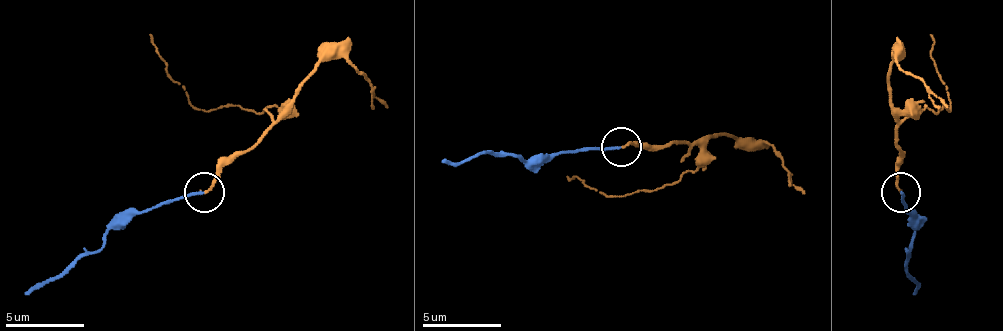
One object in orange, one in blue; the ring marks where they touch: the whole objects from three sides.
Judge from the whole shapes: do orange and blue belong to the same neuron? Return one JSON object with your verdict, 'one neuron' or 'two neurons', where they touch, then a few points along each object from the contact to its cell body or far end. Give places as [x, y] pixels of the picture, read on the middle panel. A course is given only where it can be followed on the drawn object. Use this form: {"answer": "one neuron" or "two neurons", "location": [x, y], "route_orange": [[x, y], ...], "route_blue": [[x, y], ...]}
{"answer": "one neuron", "location": [621, 147], "route_orange": [[622, 148], [630, 144], [685, 144], [697, 167], [654, 191], [602, 195], [575, 175], [567, 175]], "route_blue": [[622, 148], [543, 156], [441, 160]]}

